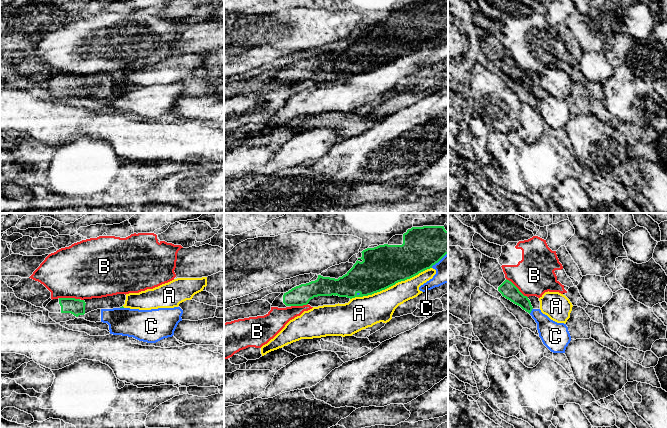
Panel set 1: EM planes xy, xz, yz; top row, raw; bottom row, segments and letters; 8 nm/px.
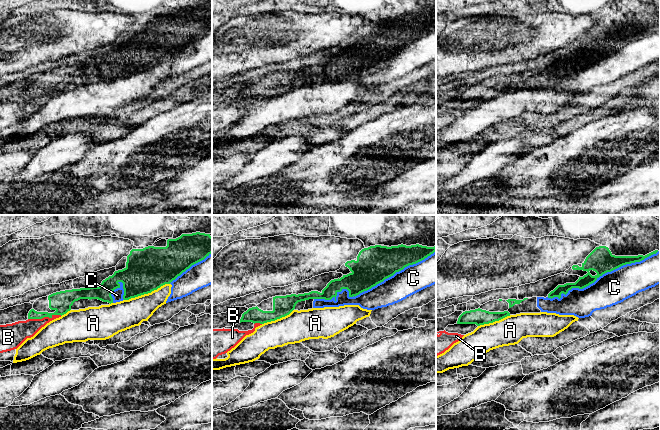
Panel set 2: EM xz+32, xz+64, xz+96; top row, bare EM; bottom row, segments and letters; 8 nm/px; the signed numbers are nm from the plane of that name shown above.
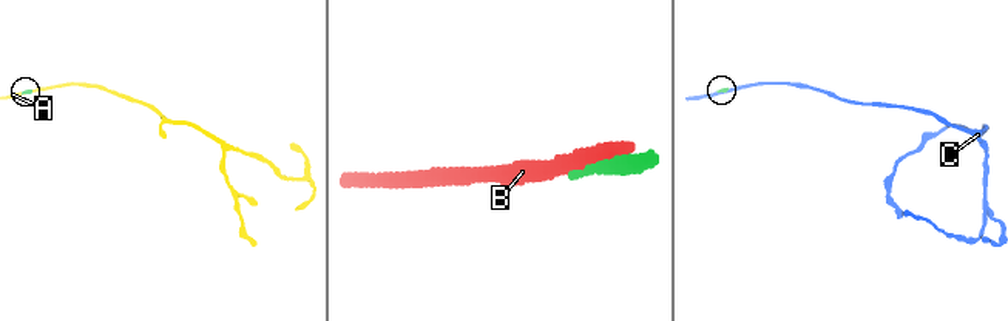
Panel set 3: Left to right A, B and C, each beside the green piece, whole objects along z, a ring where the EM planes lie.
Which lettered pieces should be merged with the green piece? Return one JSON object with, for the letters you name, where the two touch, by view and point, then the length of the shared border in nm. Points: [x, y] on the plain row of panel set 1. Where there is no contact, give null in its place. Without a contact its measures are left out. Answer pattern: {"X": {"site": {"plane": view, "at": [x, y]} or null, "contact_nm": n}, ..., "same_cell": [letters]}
{"same_cell": []}

